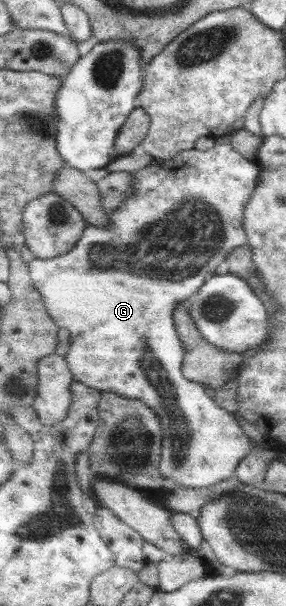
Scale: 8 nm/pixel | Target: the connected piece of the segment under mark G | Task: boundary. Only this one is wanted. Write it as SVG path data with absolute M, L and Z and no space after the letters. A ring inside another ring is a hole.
M228 143L215 144L214 147L206 151L192 147L175 153L169 159L153 157L146 168L134 171L131 174L130 196L124 200L124 204L116 212L107 215L108 226L86 225L80 236L80 240L74 245L73 249L70 249L69 253L60 257L52 257L52 259L32 259L32 261L27 263L29 274L35 288L42 294L46 302L45 308L50 318L56 323L59 329L63 328L69 331L69 348L64 357L70 371L73 373L73 378L84 385L97 389L99 392L108 391L117 393L128 399L143 401L150 409L153 409L161 421L162 443L159 472L166 479L166 483L170 487L178 484L184 487L209 487L209 485L216 485L221 481L234 477L236 468L238 468L244 456L252 453L252 449L256 449L260 445L257 445L253 439L250 439L244 433L236 418L225 409L222 409L206 393L202 384L197 384L195 381L190 381L184 377L181 367L185 351L174 326L174 308L178 302L187 302L190 295L194 296L202 285L204 285L204 282L213 277L220 263L235 248L247 244L246 232L242 226L244 206L248 204L250 196L256 190L258 176L261 174L260 166L255 161L246 159L232 147L231 143ZM134 255L142 263L142 265L138 265L138 271L136 271L136 265L134 265Z

